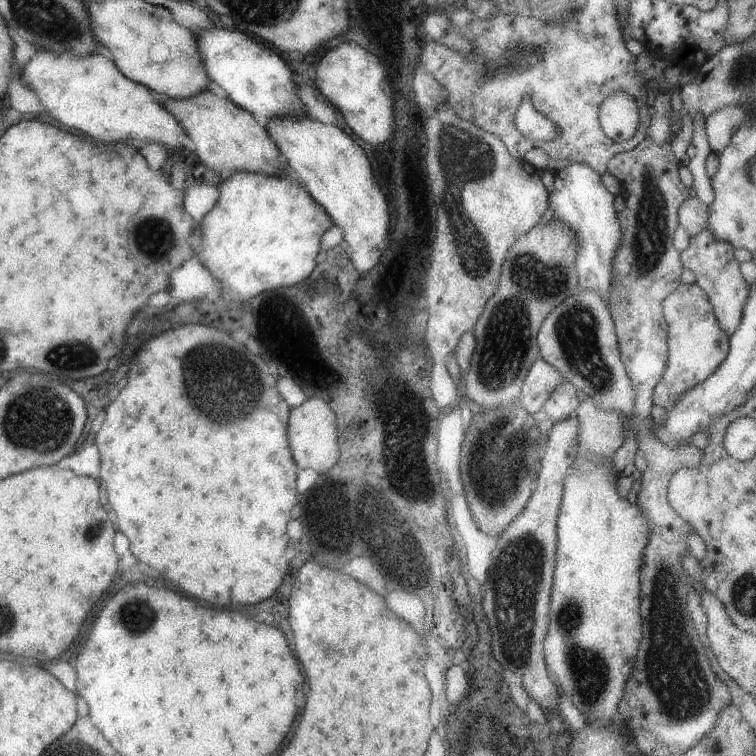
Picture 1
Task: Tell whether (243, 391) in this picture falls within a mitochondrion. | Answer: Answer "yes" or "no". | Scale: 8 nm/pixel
yes

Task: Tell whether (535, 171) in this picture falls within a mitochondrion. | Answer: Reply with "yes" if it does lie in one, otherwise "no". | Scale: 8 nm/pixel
no

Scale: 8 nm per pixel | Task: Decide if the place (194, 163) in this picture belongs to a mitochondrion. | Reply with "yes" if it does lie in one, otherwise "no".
no

